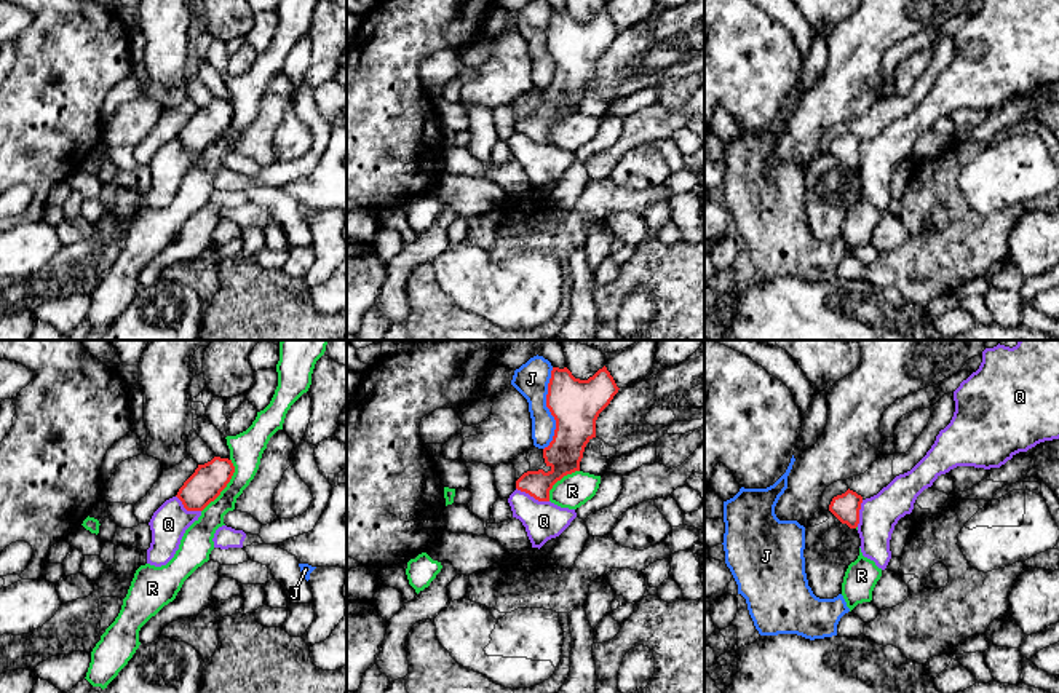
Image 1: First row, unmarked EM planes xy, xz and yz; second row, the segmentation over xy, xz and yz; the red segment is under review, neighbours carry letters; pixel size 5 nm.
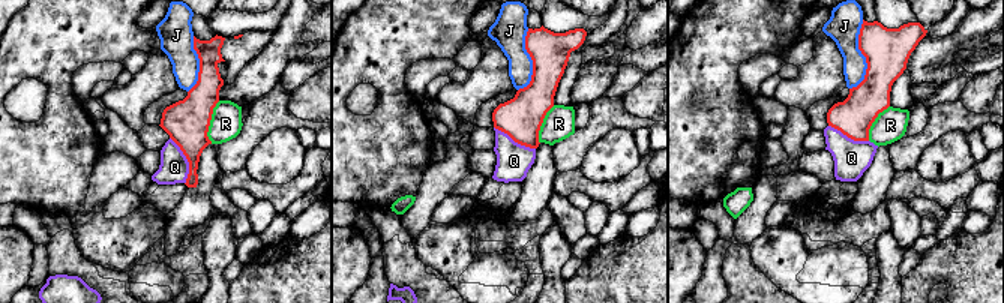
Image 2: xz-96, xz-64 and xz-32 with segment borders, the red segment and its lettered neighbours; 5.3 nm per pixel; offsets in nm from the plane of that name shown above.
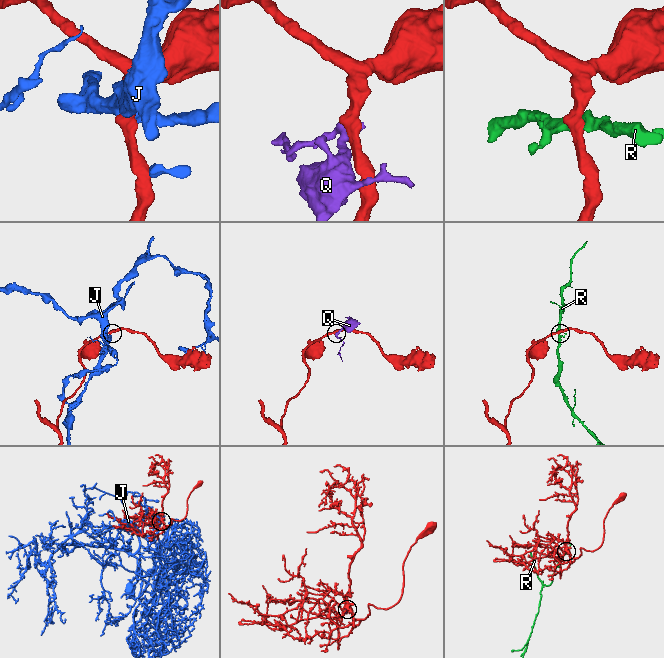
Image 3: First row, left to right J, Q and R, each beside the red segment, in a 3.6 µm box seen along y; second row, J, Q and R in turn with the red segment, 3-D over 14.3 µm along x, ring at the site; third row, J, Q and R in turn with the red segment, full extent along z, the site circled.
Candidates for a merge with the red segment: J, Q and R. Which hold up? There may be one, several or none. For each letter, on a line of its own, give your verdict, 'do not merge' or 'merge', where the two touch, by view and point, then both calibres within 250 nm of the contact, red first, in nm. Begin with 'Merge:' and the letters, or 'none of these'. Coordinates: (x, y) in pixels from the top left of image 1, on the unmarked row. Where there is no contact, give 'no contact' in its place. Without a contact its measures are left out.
Merge: none of these
J: do not merge; contact xz (548, 50); calibres 260 and 170 nm
Q: do not merge; contact xz (532, 138); calibres 170 and 190 nm
R: do not merge; contact xy (226, 128); calibres 170 and 170 nm

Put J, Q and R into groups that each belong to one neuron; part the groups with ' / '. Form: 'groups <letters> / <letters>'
groups J / Q / R

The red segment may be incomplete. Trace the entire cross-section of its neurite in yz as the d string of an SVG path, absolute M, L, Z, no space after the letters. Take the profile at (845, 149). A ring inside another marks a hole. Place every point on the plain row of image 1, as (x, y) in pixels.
M847 133L842 137L832 141L829 147L829 153L850 171L856 171L859 166L859 152L861 152L863 139L853 133Z

